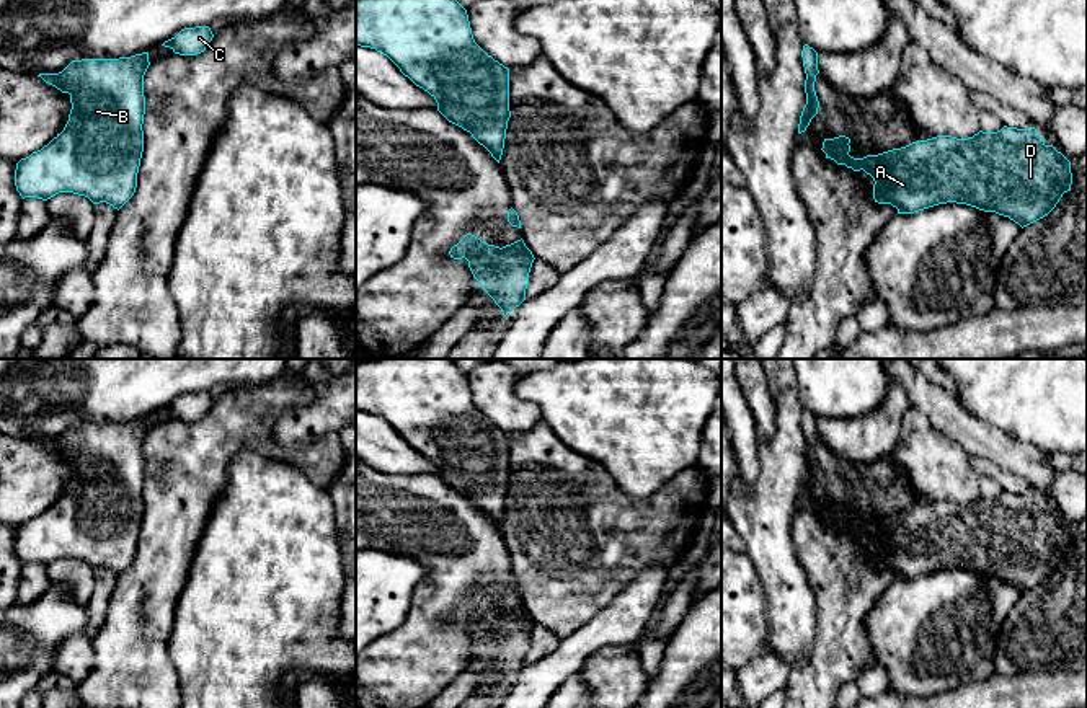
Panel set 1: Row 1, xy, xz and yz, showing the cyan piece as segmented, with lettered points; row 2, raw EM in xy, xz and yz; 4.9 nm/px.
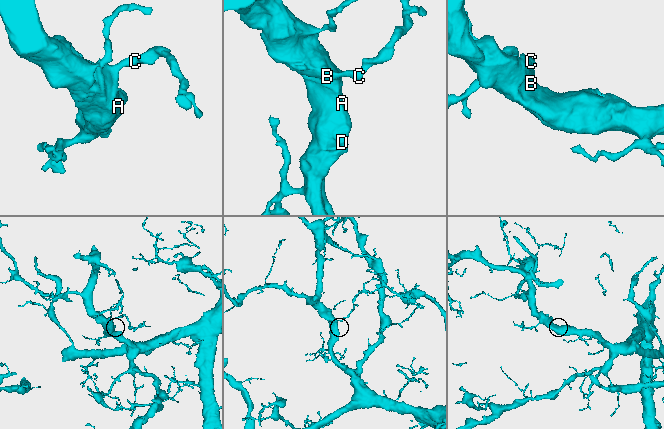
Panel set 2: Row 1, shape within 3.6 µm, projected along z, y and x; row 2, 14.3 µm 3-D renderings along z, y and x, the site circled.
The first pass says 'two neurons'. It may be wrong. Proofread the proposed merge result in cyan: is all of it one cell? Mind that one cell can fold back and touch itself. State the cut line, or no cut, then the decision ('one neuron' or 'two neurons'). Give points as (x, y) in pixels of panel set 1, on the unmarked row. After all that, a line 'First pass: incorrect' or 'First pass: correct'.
no cut | one neuron
First pass: incorrect

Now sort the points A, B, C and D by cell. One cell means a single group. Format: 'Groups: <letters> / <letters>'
Groups: A B C D

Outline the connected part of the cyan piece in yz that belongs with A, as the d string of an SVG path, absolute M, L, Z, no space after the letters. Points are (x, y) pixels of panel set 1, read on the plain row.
M1004 491L997 498L979 496L968 504L937 501L863 524L850 522L849 509L845 501L824 504L821 516L837 530L870 540L875 546L875 568L891 569L898 579L956 568L1009 582L1023 594L1048 581L1072 550L1071 527L1053 511L1046 511L1035 493Z

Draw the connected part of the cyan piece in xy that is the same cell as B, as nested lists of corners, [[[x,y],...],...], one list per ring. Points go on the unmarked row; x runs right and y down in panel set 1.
[[[142,418],[72,426],[59,439],[38,440],[69,458],[72,475],[60,499],[16,529],[15,551],[23,564],[73,558],[119,576],[134,561],[149,431],[149,418]]]

